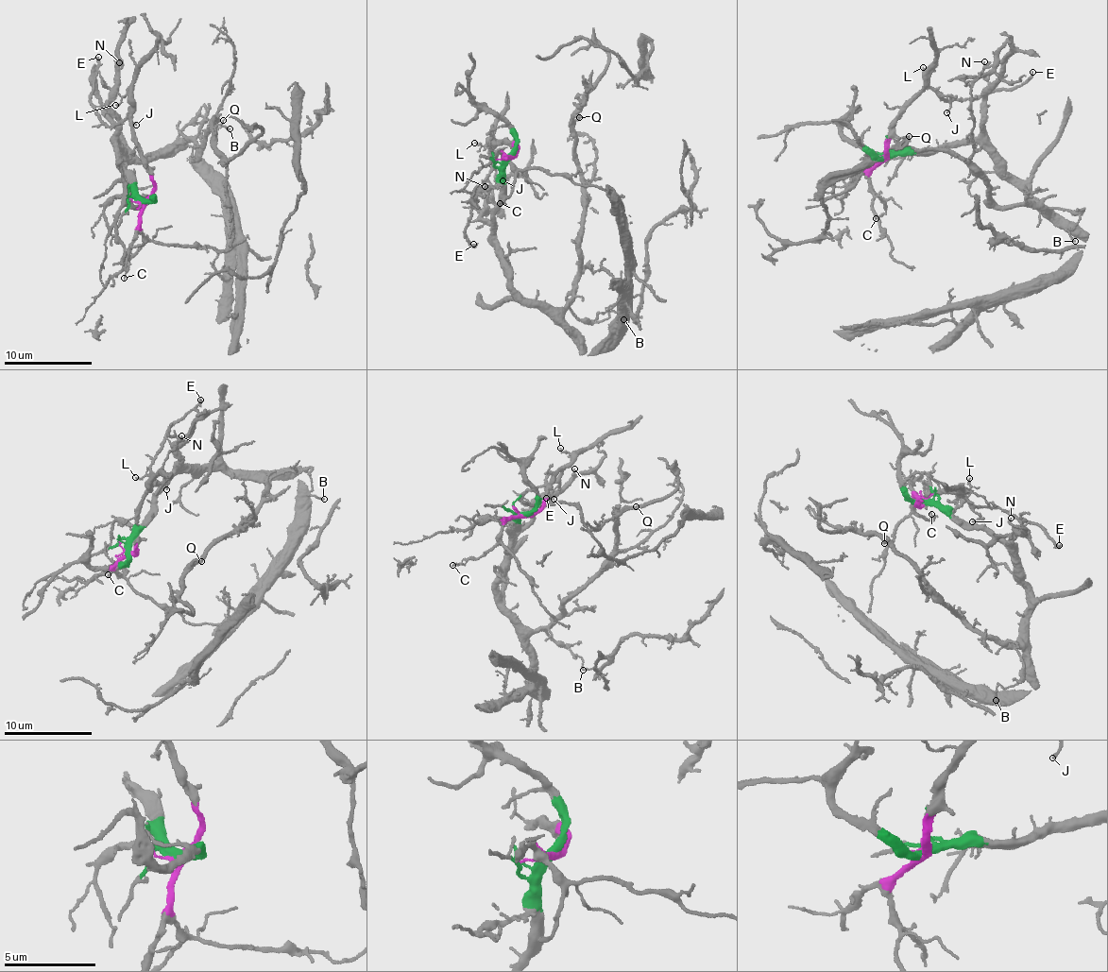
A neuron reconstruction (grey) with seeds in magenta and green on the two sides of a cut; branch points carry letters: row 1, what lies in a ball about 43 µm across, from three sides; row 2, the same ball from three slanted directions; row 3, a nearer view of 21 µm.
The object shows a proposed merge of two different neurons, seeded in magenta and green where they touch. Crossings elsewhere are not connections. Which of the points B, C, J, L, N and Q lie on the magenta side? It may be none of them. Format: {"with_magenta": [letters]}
{"with_magenta": ["C", "J", "L"]}

